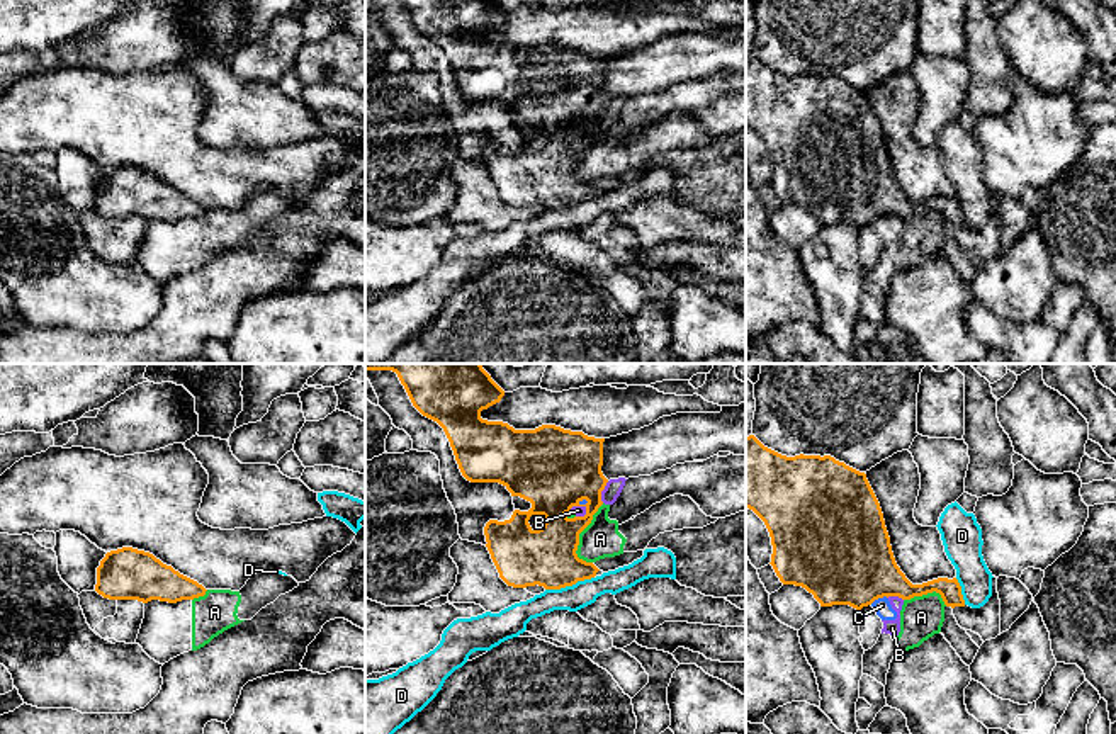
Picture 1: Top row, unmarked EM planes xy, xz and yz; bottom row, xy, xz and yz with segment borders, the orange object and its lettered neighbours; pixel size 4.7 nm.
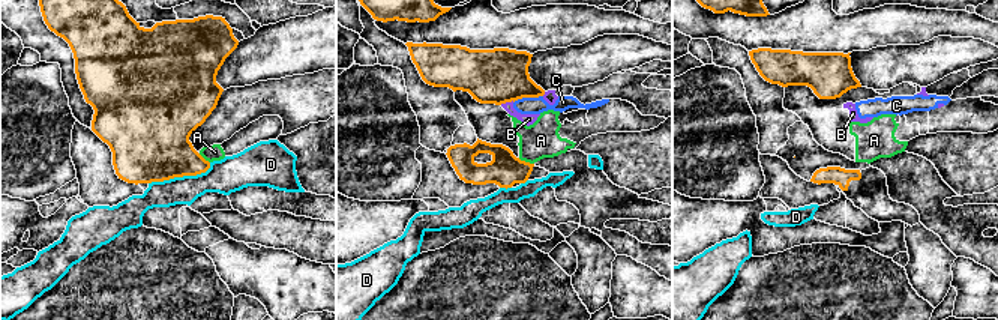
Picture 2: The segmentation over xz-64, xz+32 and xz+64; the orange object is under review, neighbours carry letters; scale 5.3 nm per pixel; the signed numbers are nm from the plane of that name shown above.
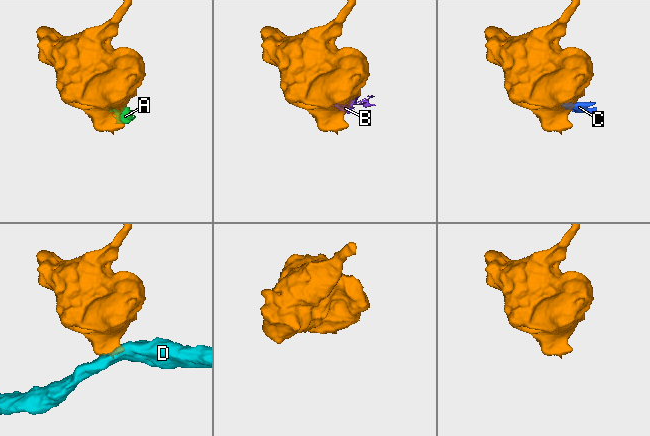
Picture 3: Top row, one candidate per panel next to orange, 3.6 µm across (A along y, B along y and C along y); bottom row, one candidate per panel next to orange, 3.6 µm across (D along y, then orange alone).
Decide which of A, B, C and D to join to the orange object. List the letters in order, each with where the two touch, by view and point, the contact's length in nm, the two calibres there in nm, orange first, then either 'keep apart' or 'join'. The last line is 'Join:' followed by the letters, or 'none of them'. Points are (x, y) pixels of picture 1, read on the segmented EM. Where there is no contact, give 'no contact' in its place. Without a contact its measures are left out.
A: meets orange in xz at (580, 532); contact 300 nm long; 280 nm thick on the orange side, 180 nm on the other; keep apart
B: meets orange in xz at (602, 490); contact 110 nm long; 380 nm thick on the orange side, 80 nm on the other; keep apart
C: meets orange in yz at (879, 597); contact 90 nm long; 440 nm thick on the orange side, 80 nm on the other; keep apart
D: meets orange in xz at (569, 585); contact 240 nm long; 280 nm thick on the orange side, 120 nm on the other; keep apart
Join: none of them

